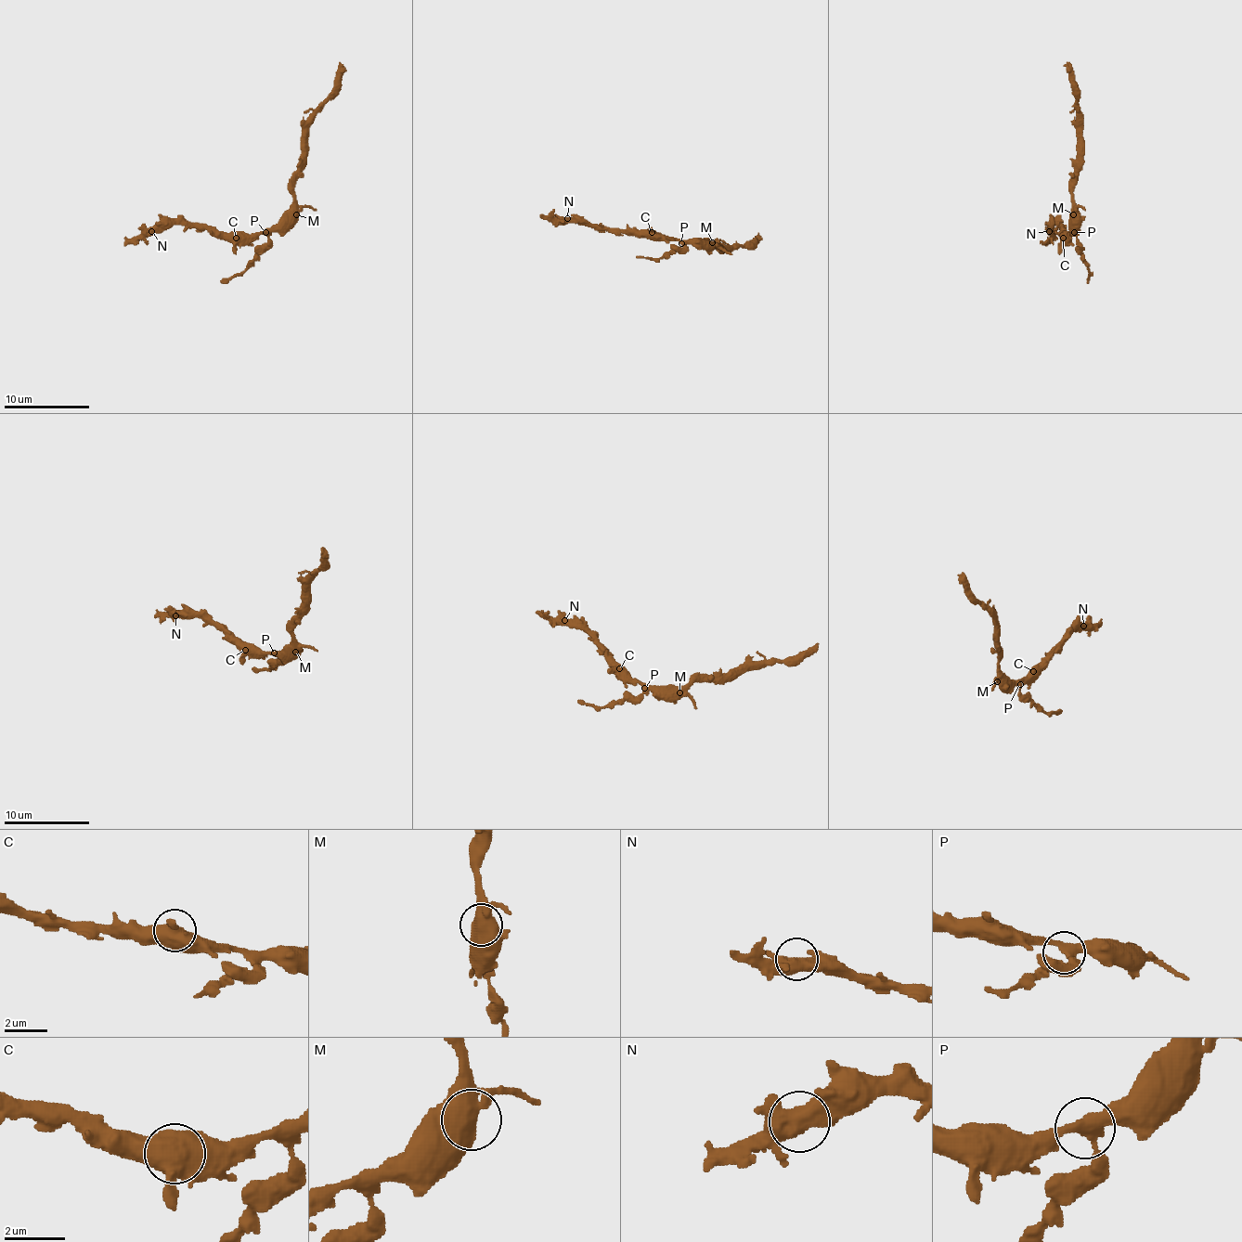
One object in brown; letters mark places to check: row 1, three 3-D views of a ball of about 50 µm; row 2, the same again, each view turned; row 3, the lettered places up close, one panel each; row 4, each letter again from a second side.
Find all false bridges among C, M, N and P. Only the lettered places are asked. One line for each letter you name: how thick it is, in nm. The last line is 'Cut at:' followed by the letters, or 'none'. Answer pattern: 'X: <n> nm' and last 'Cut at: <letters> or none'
Cut at: none

